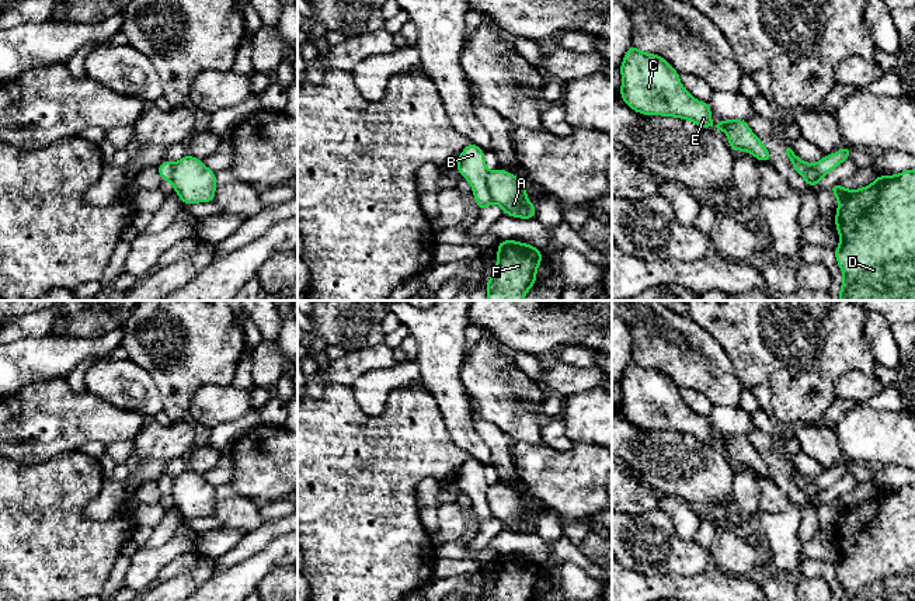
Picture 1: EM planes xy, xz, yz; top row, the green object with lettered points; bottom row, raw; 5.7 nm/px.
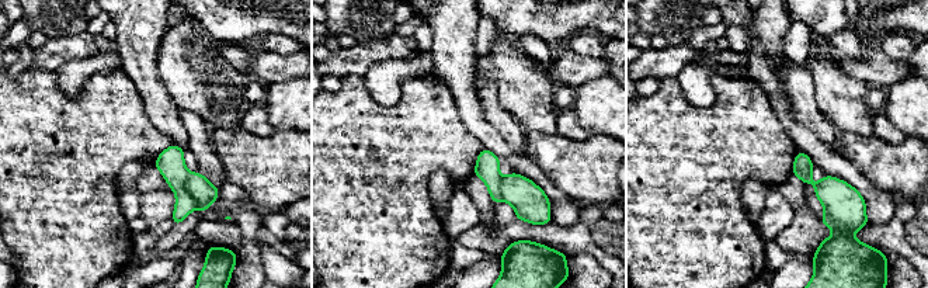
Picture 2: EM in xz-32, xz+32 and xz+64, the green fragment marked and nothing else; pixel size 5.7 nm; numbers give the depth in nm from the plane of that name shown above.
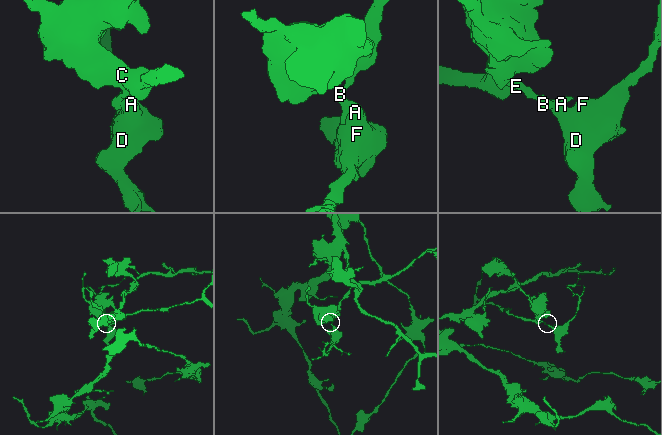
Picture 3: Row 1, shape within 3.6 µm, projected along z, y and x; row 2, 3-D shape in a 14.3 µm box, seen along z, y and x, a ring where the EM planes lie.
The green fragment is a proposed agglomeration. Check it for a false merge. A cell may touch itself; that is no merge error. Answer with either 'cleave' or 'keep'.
cleave

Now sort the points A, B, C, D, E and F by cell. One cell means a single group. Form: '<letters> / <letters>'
A D F / B C E

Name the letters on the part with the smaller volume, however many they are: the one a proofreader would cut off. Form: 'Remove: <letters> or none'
Remove: A, D, F

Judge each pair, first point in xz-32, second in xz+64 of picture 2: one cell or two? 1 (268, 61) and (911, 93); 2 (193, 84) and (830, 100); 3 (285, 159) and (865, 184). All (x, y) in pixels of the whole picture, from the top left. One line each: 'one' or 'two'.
1: two
2: one
3: two

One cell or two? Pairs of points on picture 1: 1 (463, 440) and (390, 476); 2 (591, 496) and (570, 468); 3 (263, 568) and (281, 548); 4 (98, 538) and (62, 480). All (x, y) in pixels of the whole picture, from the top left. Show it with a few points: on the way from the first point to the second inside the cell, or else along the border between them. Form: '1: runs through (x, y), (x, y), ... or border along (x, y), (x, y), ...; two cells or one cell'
1: border along (442, 413), (442, 420), (451, 438), (470, 457); two cells
2: runs through (584, 489), (570, 475); one cell
3: runs through (265, 563), (277, 552); one cell
4: runs through (83, 527), (63, 507), (63, 496); one cell

